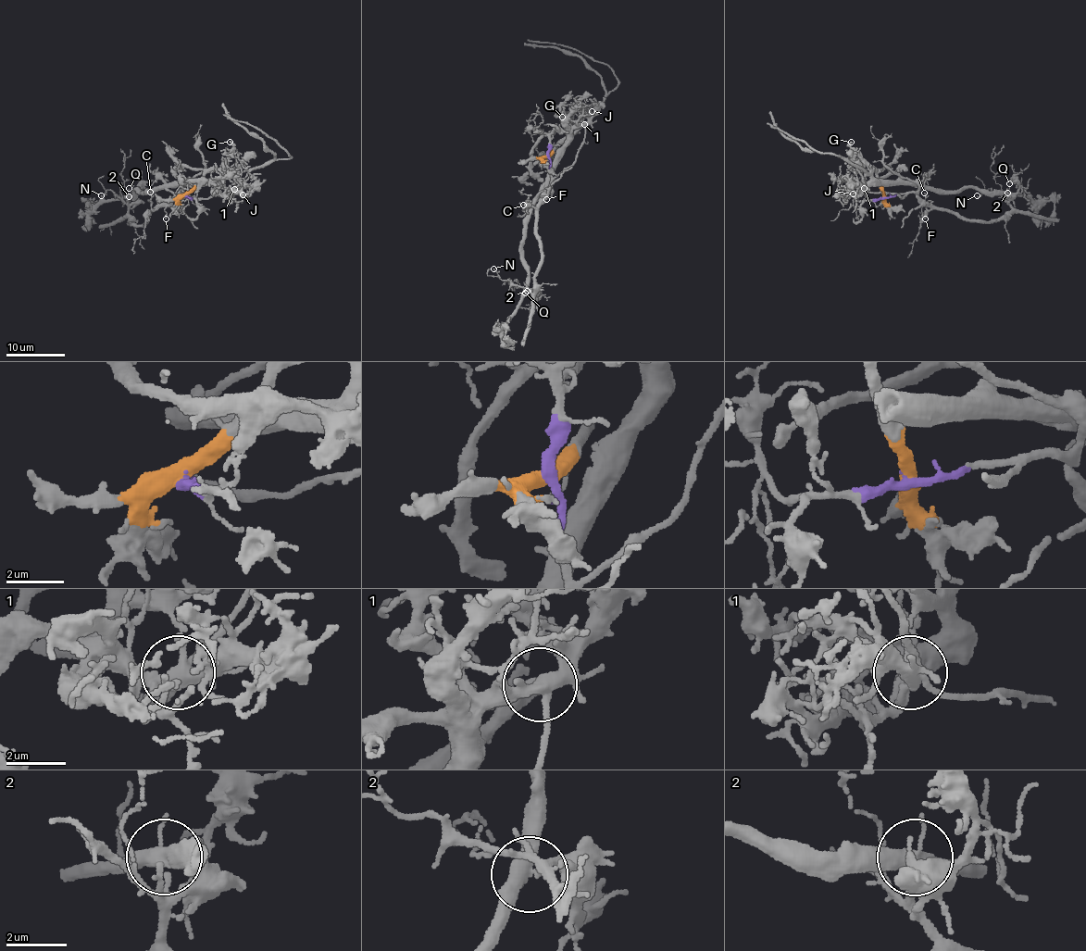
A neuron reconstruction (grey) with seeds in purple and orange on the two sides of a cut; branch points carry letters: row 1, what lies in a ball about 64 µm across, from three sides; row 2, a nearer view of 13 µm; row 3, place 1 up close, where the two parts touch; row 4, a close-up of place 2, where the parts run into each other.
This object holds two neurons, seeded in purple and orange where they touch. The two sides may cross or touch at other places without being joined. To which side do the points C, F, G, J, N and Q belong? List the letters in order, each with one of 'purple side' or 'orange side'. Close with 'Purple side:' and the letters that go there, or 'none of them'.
C: purple side
F: purple side
G: orange side
J: orange side
N: purple side
Q: purple side
Purple side: C, F, N, Q

